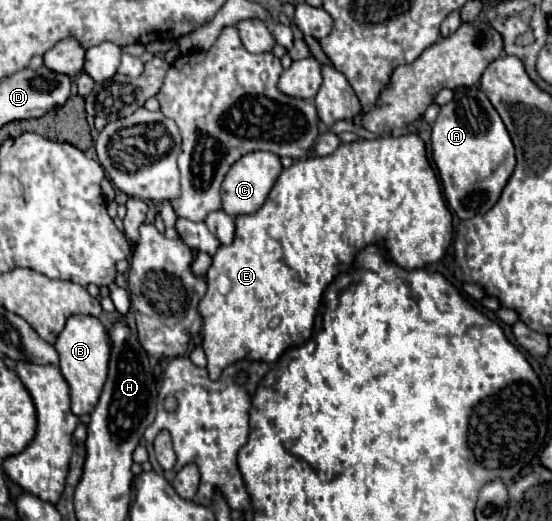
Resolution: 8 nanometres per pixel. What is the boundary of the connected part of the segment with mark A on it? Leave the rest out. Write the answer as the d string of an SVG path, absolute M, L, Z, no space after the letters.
M478 85L454 89L454 99L440 107L432 127L432 159L438 167L446 201L460 219L486 213L500 199L516 165L514 145L498 111Z

